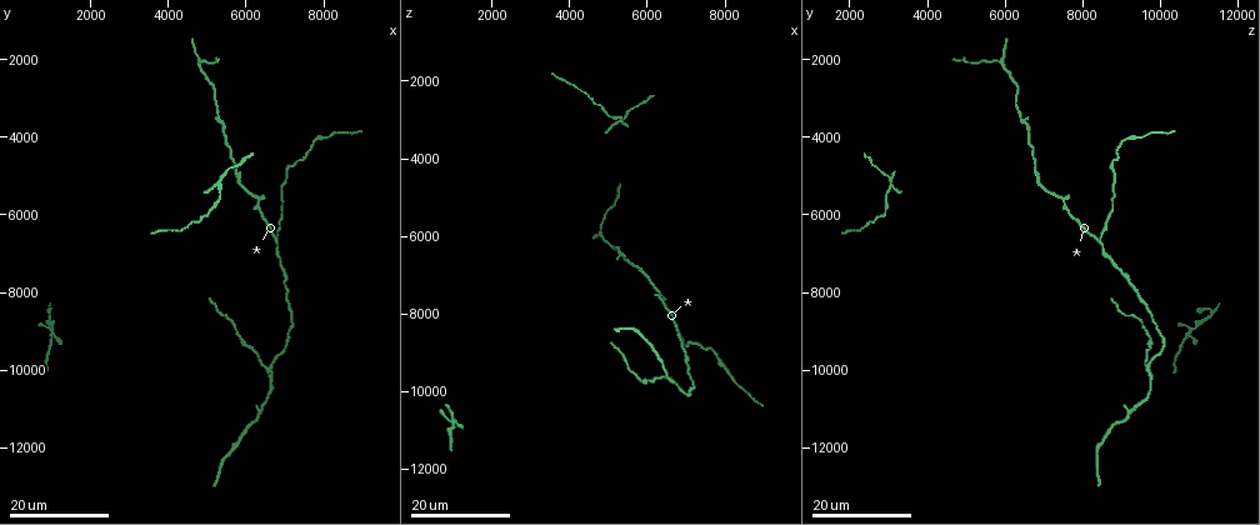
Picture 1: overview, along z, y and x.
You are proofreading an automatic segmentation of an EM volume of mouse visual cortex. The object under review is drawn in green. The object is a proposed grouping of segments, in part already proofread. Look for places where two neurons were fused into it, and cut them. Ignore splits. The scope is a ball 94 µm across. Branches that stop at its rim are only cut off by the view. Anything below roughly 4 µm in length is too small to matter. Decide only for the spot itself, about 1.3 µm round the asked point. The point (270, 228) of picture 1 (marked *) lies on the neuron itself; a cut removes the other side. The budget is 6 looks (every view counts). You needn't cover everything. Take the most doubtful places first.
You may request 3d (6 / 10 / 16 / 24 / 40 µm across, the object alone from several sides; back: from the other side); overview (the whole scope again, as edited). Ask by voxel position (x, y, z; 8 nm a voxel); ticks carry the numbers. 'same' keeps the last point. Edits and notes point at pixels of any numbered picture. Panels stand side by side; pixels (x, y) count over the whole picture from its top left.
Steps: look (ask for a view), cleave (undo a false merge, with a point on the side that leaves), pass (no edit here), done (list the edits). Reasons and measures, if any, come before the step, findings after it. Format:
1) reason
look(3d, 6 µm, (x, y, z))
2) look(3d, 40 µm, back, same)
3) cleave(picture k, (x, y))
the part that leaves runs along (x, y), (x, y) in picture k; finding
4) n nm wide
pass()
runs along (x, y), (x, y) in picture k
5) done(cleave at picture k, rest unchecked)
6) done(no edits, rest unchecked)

three arms meet
look(3d, 24 µm, (5400, 5100, 3050))

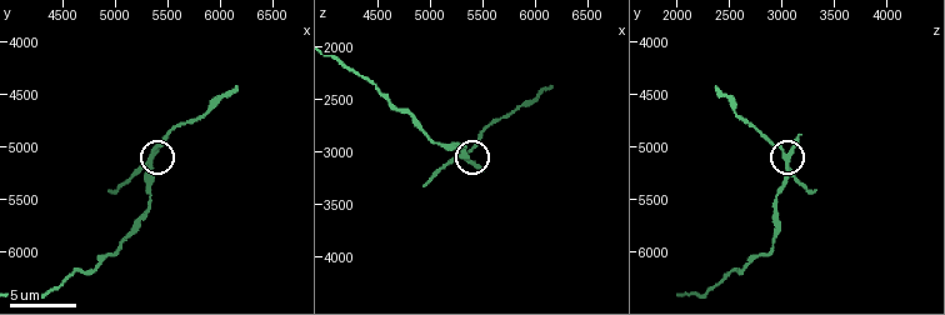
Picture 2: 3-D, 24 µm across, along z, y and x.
look(3d, 10 µm, (5360, 5080, 3040))

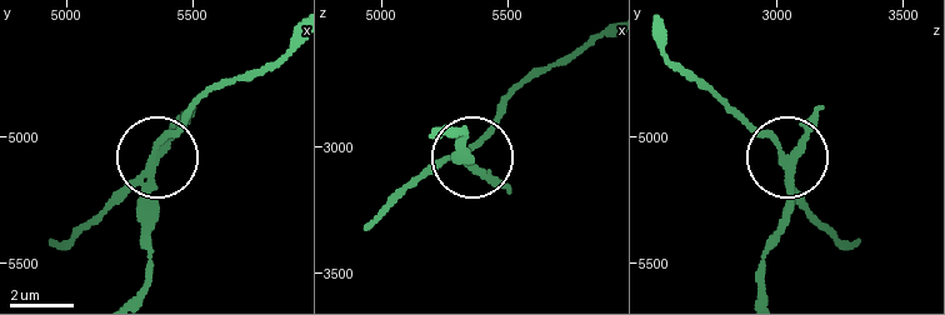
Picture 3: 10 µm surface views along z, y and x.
cleave(picture 3, (118, 204))
the part that leaves runs along (151, 163), (208, 93), (289, 53) in picture 3; two neurons meet here

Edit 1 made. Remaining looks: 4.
look(overview)

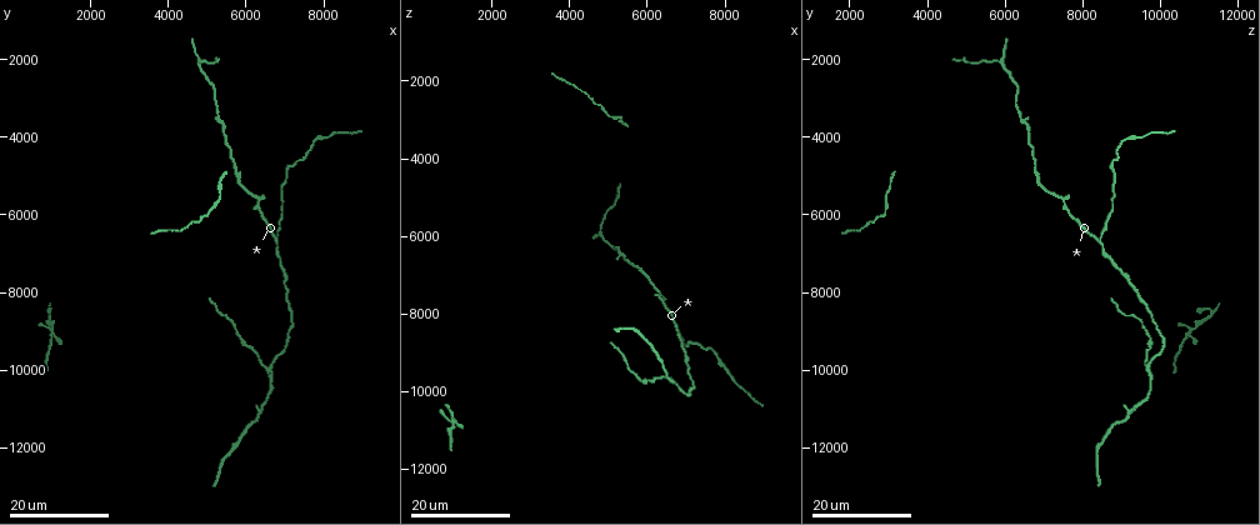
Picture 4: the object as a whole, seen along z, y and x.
three arms meet
look(3d, 16 µm, (6800, 6700, 8500))

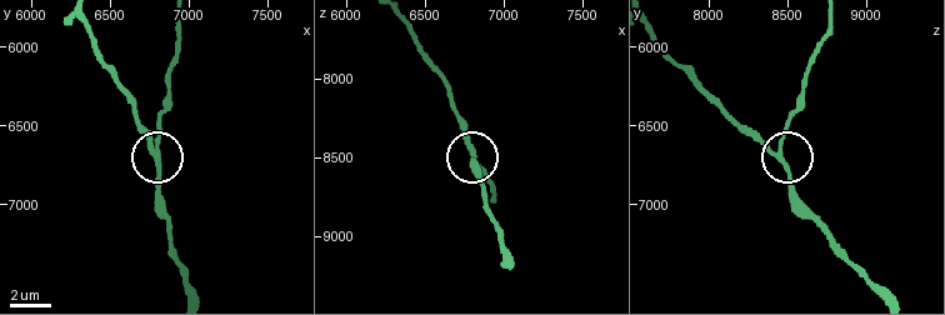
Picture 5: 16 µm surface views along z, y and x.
zoom in
look(3d, 6 µm, (6800, 6680, 8440))

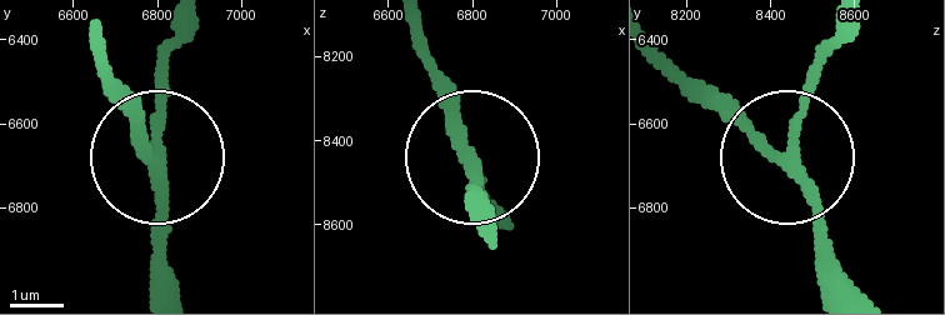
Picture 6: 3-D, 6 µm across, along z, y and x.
220 nm wide
pass()
runs along (94, 36), (156, 149), (161, 41) in picture 6; one neuron here

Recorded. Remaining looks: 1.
done(cleave at picture 3, rest unchecked)

